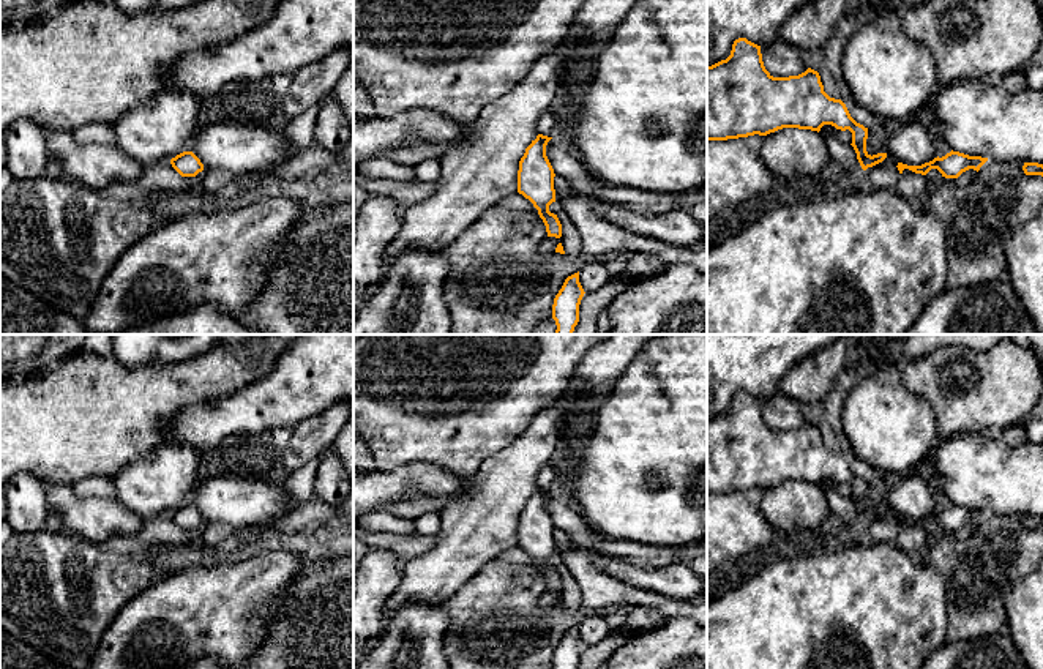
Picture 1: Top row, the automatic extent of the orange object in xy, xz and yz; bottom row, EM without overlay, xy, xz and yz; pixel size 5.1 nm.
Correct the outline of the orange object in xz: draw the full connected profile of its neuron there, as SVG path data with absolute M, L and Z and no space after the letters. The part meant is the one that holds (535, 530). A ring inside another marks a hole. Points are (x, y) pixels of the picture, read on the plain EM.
M538 488L525 502L519 514L518 546L529 552L538 563L546 579L548 590L562 590L562 577L557 568L549 565L549 559L555 555L554 522L546 510L546 499L552 491Z

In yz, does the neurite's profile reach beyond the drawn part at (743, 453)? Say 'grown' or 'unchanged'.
unchanged

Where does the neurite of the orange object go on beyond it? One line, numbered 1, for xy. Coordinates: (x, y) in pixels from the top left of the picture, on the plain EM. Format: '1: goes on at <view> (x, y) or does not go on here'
1: does not go on here

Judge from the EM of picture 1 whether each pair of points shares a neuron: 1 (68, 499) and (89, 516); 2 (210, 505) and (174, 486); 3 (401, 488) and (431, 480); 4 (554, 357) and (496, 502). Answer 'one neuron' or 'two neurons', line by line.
1: one neuron
2: two neurons
3: one neuron
4: two neurons

